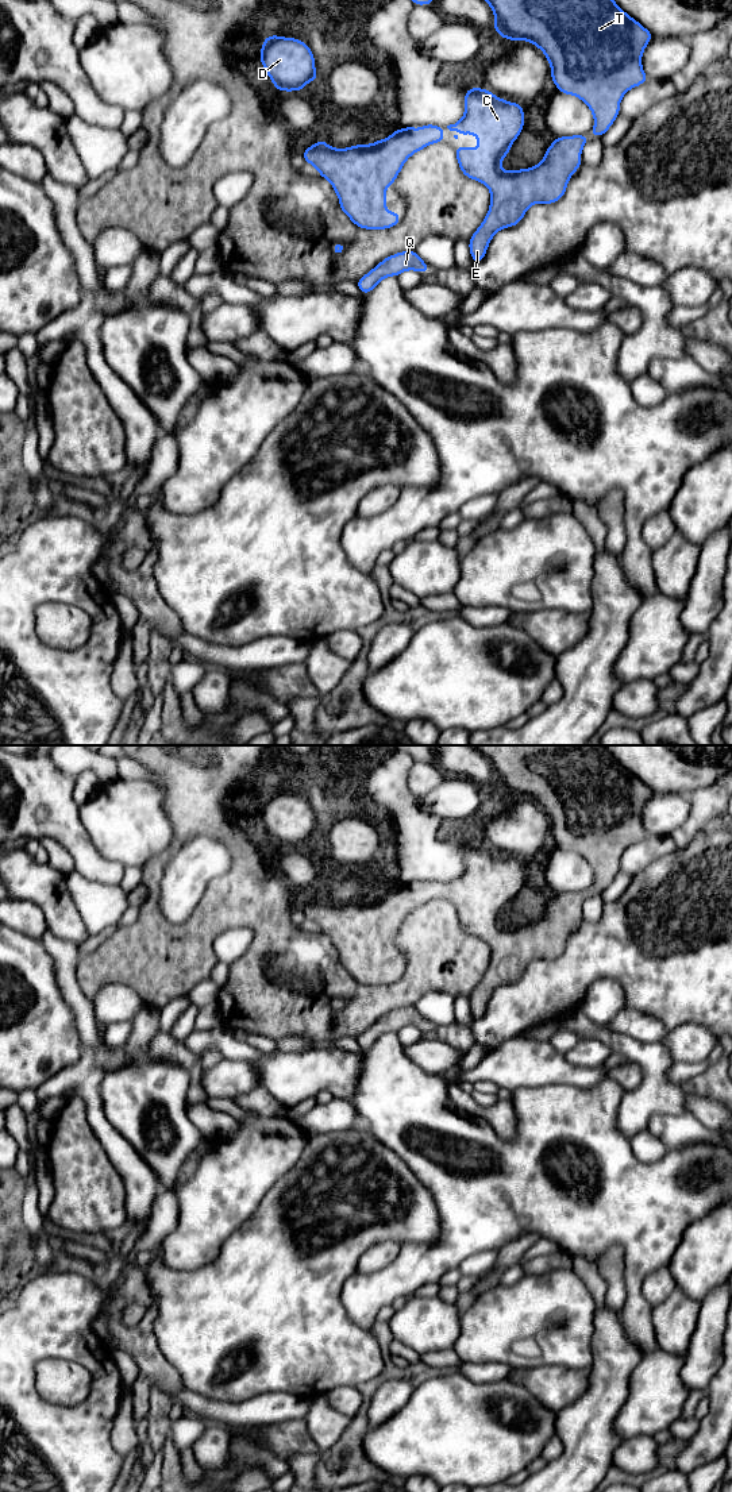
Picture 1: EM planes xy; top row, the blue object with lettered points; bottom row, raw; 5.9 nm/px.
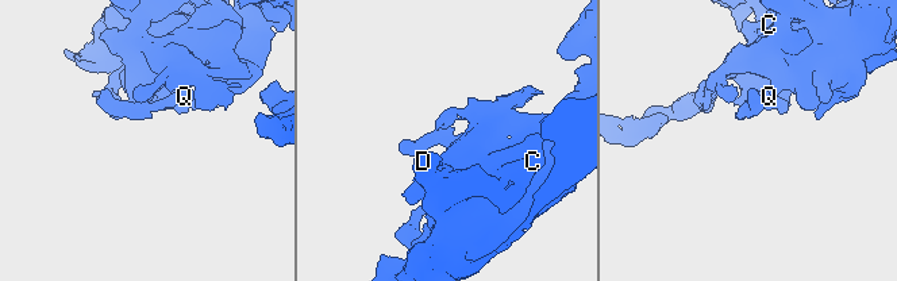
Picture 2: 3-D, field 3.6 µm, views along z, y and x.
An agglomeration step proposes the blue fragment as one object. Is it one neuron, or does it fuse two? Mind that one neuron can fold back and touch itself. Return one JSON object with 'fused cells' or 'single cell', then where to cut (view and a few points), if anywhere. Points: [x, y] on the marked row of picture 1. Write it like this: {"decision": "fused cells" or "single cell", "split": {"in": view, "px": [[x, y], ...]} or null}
{"decision": "single cell", "split": null}

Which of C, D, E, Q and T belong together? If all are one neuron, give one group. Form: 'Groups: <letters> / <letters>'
Groups: C D E Q T

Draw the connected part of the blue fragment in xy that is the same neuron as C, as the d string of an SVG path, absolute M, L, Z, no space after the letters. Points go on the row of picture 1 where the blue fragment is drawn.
M469 88L462 101L465 116L459 122L447 126L447 128L461 131L462 138L466 138L467 132L475 135L479 151L477 153L474 147L454 147L452 150L456 154L461 171L466 177L485 184L490 190L490 208L482 224L469 240L471 259L478 263L485 258L489 243L497 231L519 224L532 204L552 204L563 197L570 177L582 165L581 151L589 136L555 138L540 163L524 170L504 171L501 162L524 127L523 105L502 100L482 88Z

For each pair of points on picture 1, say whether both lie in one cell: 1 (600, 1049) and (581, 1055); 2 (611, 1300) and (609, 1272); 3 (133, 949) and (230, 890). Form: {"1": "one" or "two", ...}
{"1": "one", "2": "one", "3": "one"}

